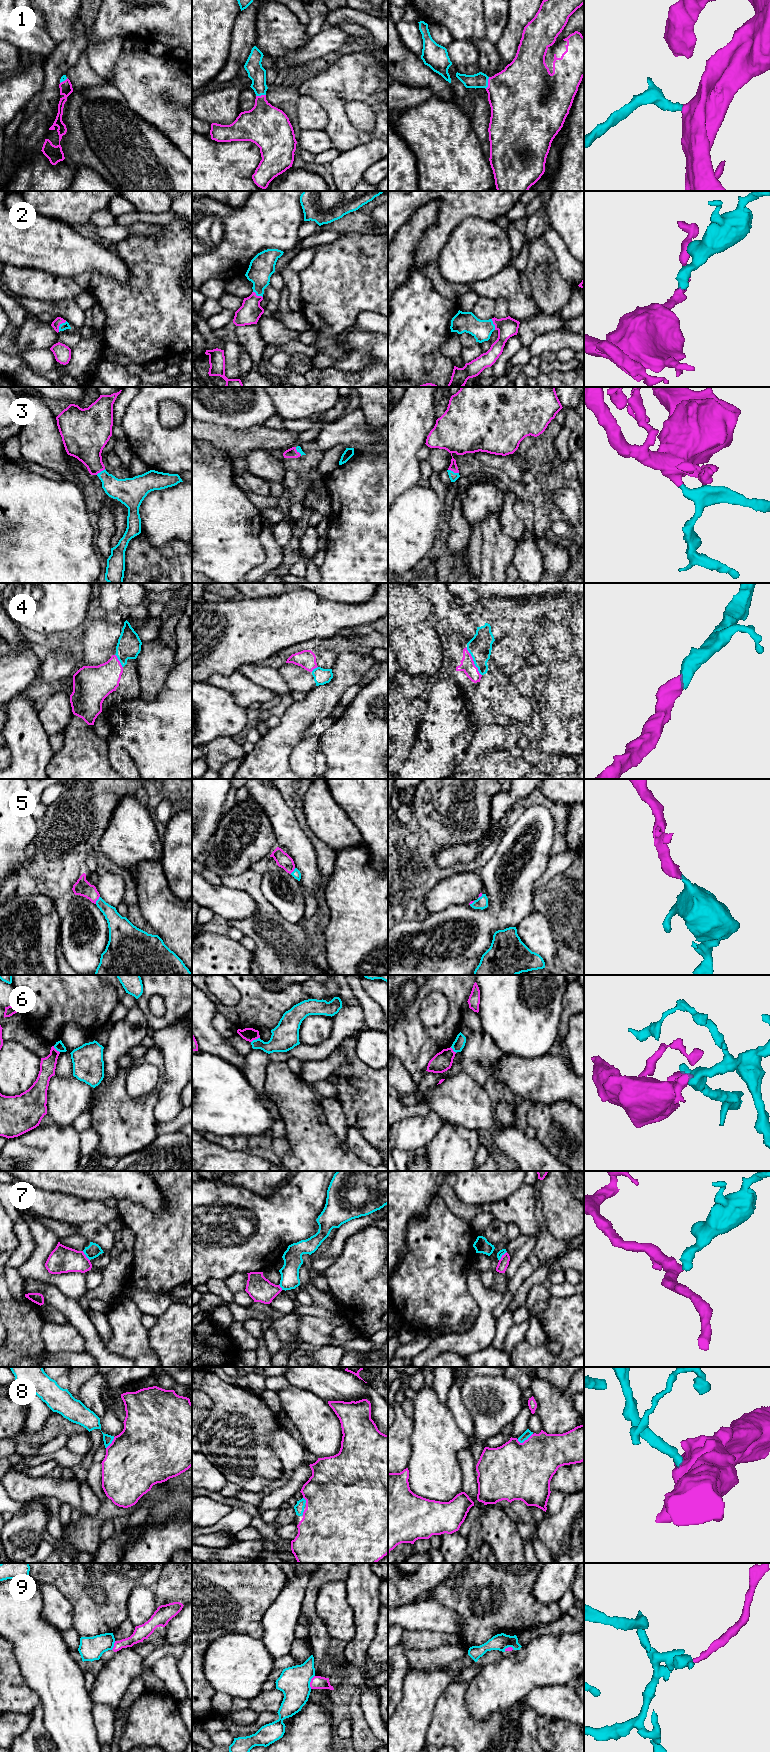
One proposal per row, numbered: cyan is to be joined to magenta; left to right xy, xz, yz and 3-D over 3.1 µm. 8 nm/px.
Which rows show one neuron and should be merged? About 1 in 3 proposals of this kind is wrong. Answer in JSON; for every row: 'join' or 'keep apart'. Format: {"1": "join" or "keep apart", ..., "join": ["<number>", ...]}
{"1": "join", "2": "join", "3": "join", "4": "join", "5": "join", "6": "keep apart", "7": "keep apart", "8": "join", "9": "keep apart", "join": ["1", "2", "3", "4", "5", "8"]}

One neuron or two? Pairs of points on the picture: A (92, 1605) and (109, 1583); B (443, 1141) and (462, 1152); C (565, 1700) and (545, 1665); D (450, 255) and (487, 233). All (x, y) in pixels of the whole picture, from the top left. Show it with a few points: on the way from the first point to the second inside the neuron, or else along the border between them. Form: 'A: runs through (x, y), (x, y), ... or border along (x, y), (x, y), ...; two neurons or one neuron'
A: runs through (97, 1600), (99, 1593), (104, 1588); one neuron
B: runs through (448, 1146), (454, 1152), (457, 1152); one neuron
C: border along (566, 1683), (536, 1686), (533, 1689); two neurons
D: runs through (459, 255), (465, 255), (478, 242); one neuron

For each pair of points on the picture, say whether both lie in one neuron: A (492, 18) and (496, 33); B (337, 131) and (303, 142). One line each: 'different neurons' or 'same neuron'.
A: same neuron
B: different neurons

